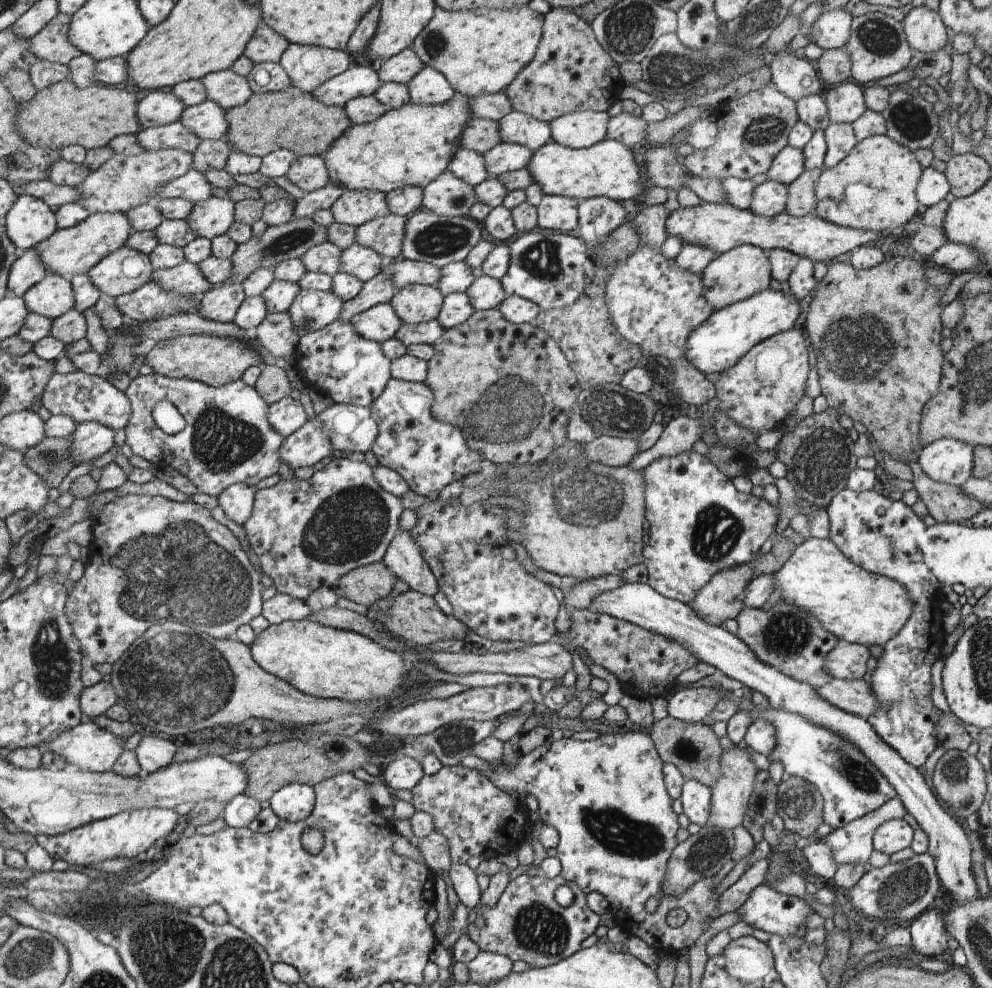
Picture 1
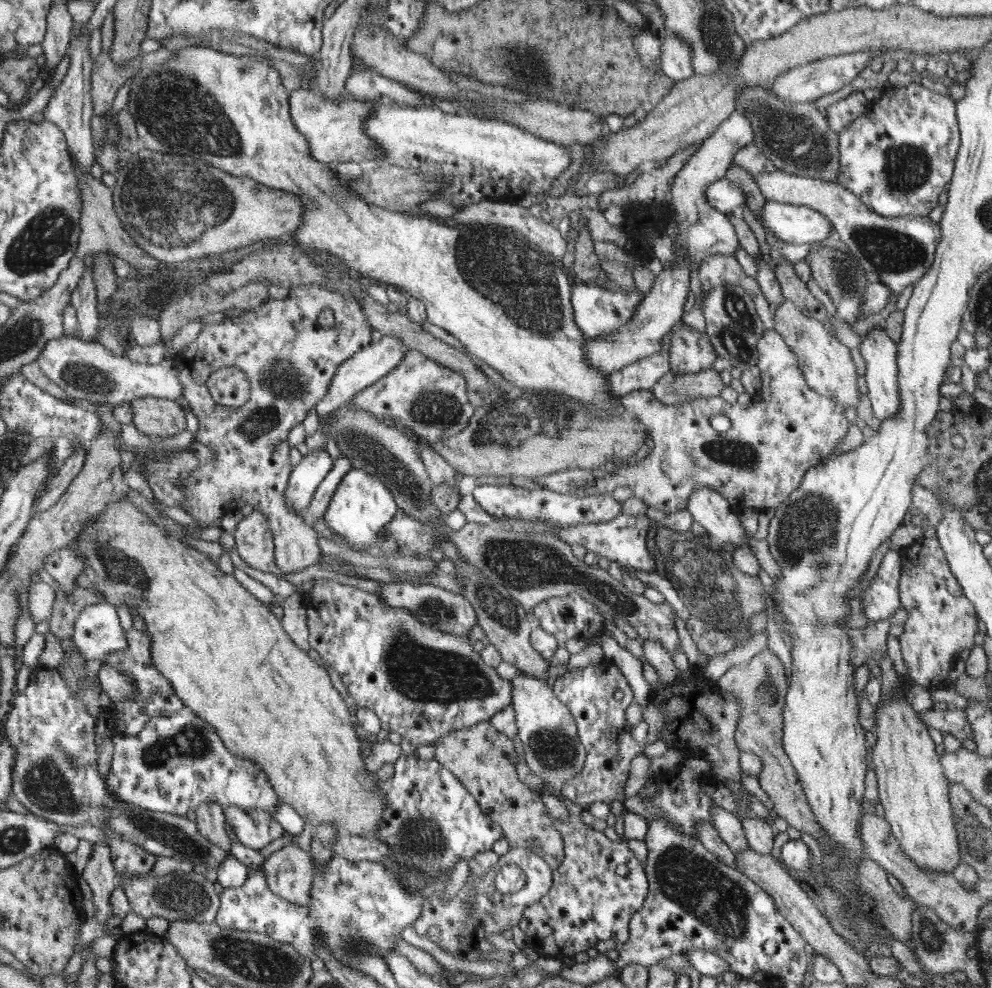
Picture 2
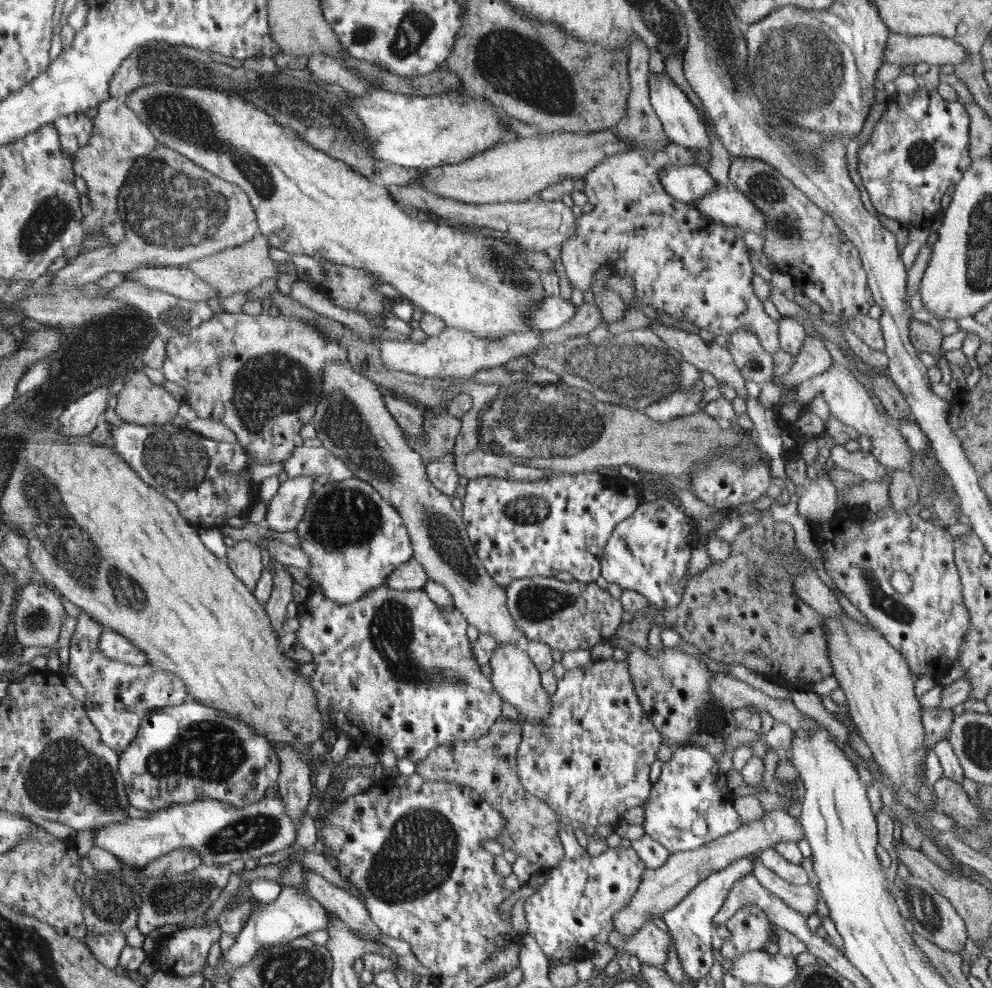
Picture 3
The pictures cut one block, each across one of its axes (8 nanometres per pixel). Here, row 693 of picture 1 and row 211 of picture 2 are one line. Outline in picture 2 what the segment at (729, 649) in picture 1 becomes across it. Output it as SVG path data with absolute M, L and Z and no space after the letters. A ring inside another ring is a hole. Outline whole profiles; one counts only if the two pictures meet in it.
M766 200L759 213L759 223L786 244L822 241L831 234L832 224L809 206Z

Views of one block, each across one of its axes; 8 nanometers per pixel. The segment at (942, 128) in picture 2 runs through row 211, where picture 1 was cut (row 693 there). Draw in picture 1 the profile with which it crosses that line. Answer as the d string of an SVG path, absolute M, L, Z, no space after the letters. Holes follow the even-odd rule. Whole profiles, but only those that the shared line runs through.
M880 487L867 492L853 492L844 488L838 492L827 507L829 517L829 540L850 560L854 565L876 575L881 575L898 582L908 594L913 603L911 616L907 624L886 645L882 646L884 654L878 660L878 666L874 671L869 671L864 677L869 683L871 692L880 702L879 711L872 714L867 722L874 728L878 737L888 744L906 763L916 768L922 767L928 757L939 746L935 720L940 716L935 701L931 696L933 692L931 682L932 666L942 658L943 645L947 639L947 633L943 626L944 612L941 603L945 599L942 592L942 584L932 570L924 562L924 558L932 556L934 540L930 536L930 528L920 519L911 507L906 506L901 500L894 502L886 494L886 489Z

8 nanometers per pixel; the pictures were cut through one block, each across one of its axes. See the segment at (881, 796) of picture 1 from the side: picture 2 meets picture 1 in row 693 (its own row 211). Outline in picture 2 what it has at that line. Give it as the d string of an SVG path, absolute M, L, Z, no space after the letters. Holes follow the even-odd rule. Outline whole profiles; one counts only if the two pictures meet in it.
M727 177L711 182L704 191L704 200L711 208L720 213L732 214L740 212L743 204L748 204L748 196L742 188Z

